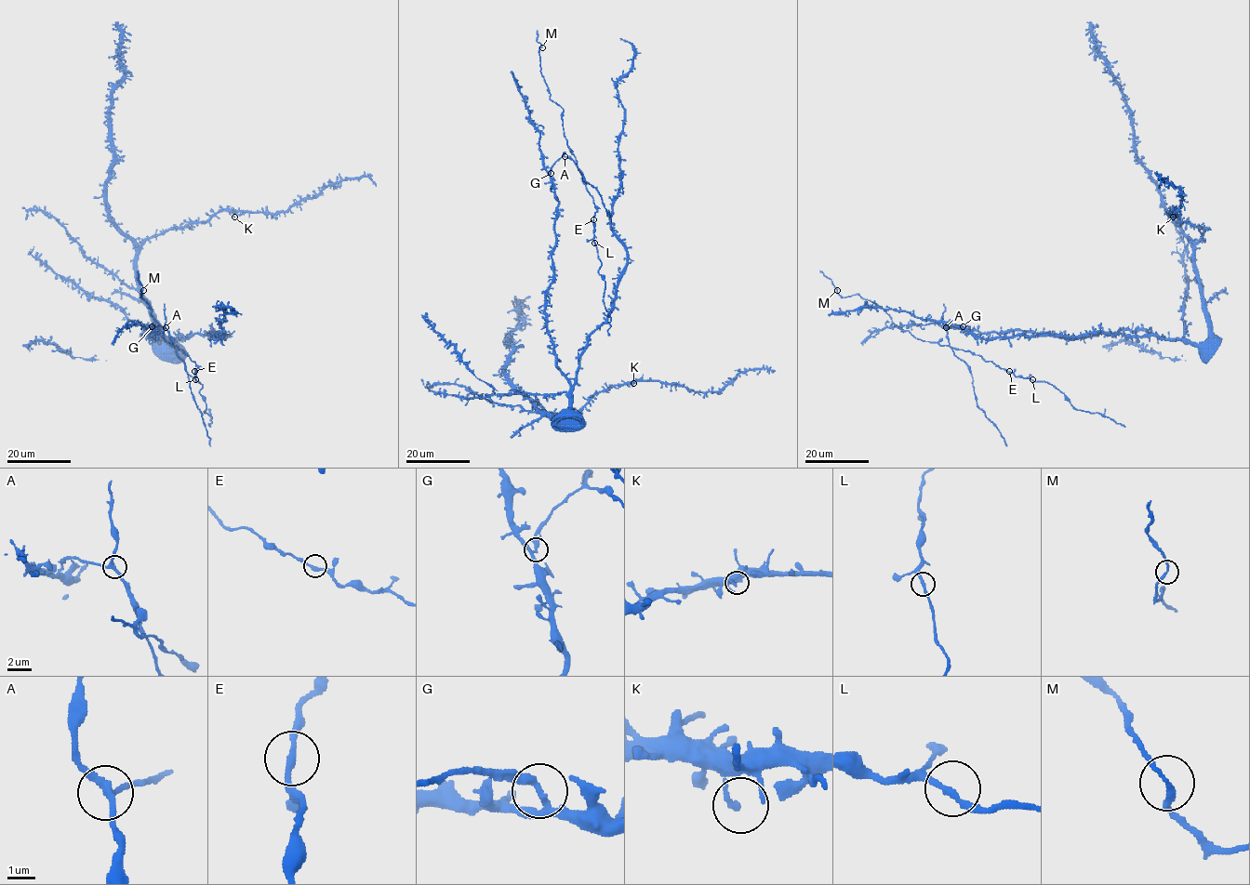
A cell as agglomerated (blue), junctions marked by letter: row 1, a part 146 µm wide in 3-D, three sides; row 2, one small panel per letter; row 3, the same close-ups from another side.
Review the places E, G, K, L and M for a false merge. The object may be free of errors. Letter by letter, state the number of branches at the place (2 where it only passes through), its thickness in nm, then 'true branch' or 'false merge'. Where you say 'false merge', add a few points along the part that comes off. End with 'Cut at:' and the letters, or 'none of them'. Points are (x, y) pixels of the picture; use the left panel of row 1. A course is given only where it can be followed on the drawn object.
E: branches 2; calibre 240 nm; true branch
G: branches 3; calibre 220 nm; false merge; course (151, 327), (152, 324), (166, 330), (177, 354), (182, 360), (191, 393), (201, 414), (210, 446)
K: branches 1; calibre 240 nm; true branch
L: branches 2; calibre 240 nm; true branch
M: branches 2; calibre 190 nm; true branch
Cut at: G

